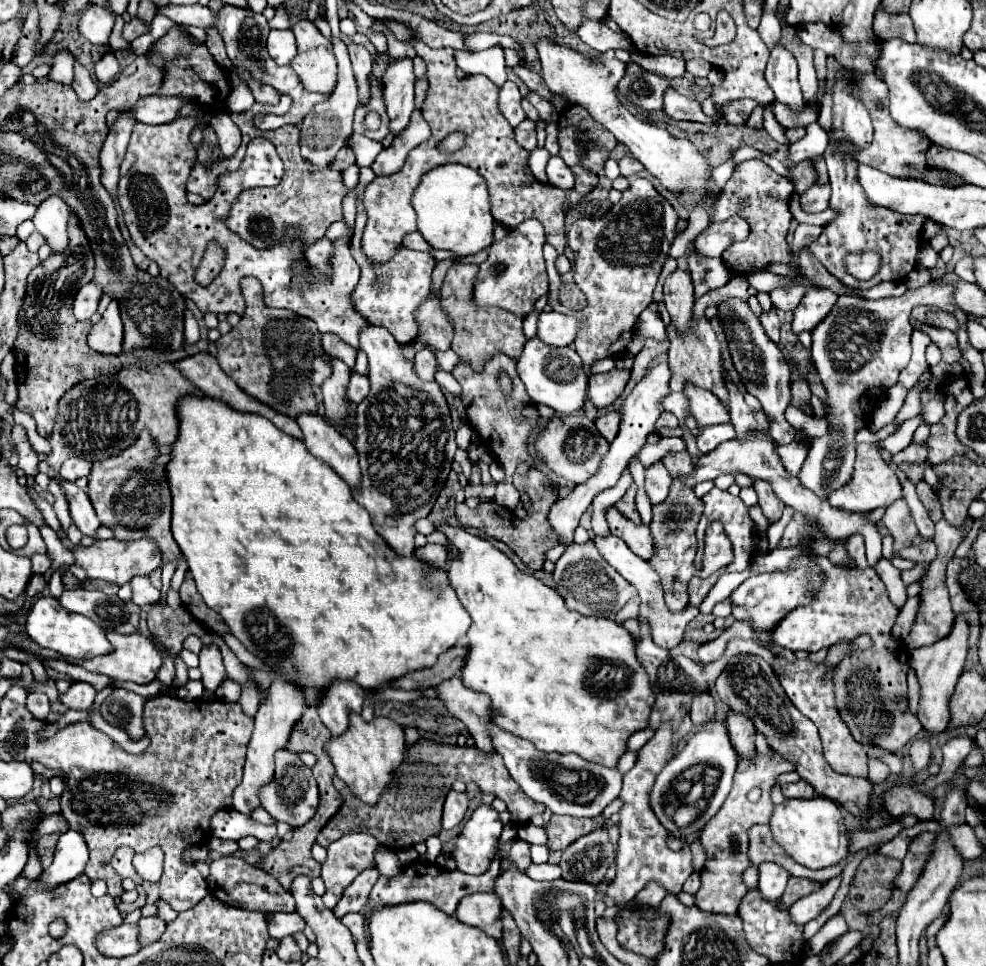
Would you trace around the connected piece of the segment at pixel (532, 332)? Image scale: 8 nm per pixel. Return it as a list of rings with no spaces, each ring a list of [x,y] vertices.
[[[530,310],[530,314],[526,314],[526,318],[524,318],[524,334],[526,334],[526,338],[536,336],[536,322],[538,322],[539,316],[540,312],[538,310]]]

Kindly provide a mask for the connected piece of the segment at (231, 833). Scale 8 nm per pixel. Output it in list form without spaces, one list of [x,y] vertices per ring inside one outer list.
[[[218,810],[210,820],[212,834],[222,840],[240,840],[244,836],[256,836],[258,840],[274,840],[276,838],[276,822],[270,826],[254,824],[254,820],[242,812]]]

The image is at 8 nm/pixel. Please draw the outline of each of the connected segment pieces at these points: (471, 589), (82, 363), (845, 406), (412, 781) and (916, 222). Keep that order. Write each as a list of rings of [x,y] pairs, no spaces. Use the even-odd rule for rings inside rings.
[[[446,522],[438,524],[436,530],[460,552],[458,558],[450,558],[448,550],[446,572],[450,586],[458,592],[462,606],[472,616],[472,626],[466,634],[468,652],[460,668],[464,686],[486,692],[492,700],[492,722],[510,734],[534,742],[538,750],[574,752],[588,762],[614,768],[618,758],[626,752],[628,736],[646,728],[654,704],[648,674],[636,660],[630,632],[610,618],[590,618],[568,610],[554,588],[518,570],[516,564],[486,538]]]
[[[70,214],[68,222],[70,244],[62,254],[50,254],[28,276],[28,292],[22,312],[18,316],[18,338],[14,342],[16,354],[16,382],[18,382],[18,410],[30,414],[38,424],[38,434],[48,438],[56,418],[56,406],[60,396],[76,382],[94,378],[102,372],[118,372],[122,362],[112,354],[98,354],[86,344],[92,322],[78,322],[72,314],[74,294],[82,282],[88,284],[94,274],[94,254],[78,218]]]
[[[928,284],[916,290],[908,290],[904,296],[900,298],[880,298],[880,300],[866,300],[866,298],[858,298],[858,296],[838,296],[838,302],[834,304],[834,310],[830,310],[830,314],[826,316],[826,320],[822,320],[814,330],[812,330],[812,360],[814,366],[820,374],[820,380],[826,388],[828,394],[828,404],[830,404],[830,434],[822,436],[822,438],[814,438],[810,452],[806,456],[806,462],[798,474],[802,486],[806,486],[808,490],[812,490],[814,494],[828,498],[828,492],[840,488],[852,474],[854,470],[854,432],[858,428],[868,426],[870,422],[870,414],[876,406],[876,400],[884,394],[884,390],[888,390],[890,386],[896,384],[898,374],[904,366],[908,366],[910,362],[910,312],[912,308],[916,308],[918,304],[936,304],[940,306],[944,312],[954,314],[960,320],[960,328],[966,326],[966,314],[950,300],[950,286],[938,286],[938,284]]]
[[[420,738],[416,744],[406,746],[404,762],[398,766],[392,782],[388,784],[378,804],[374,806],[358,800],[348,790],[348,786],[338,776],[334,776],[334,786],[342,794],[344,802],[338,814],[334,814],[334,818],[330,818],[330,822],[326,822],[326,826],[320,830],[316,842],[328,848],[330,842],[338,840],[346,832],[374,834],[384,846],[390,846],[390,838],[392,838],[392,850],[396,852],[408,846],[414,846],[418,842],[424,842],[428,836],[438,834],[442,830],[440,826],[442,802],[446,794],[450,792],[450,786],[454,780],[476,782],[482,792],[490,792],[506,800],[508,810],[512,812],[512,822],[516,826],[522,826],[534,814],[542,814],[546,808],[540,802],[534,802],[532,798],[526,798],[526,794],[522,794],[522,788],[514,782],[514,778],[510,778],[500,754],[496,752],[486,754],[474,746],[452,746],[452,744],[440,744],[434,740]]]
[[[828,144],[824,158],[828,164],[830,174],[830,186],[832,186],[832,198],[830,208],[836,212],[832,222],[828,222],[822,230],[822,234],[810,244],[810,252],[826,266],[826,270],[836,276],[842,284],[850,288],[872,288],[884,280],[904,280],[914,268],[916,268],[916,254],[922,242],[922,216],[906,216],[898,214],[894,210],[884,210],[884,206],[870,206],[866,202],[866,194],[862,186],[856,180],[856,160],[850,156],[836,156],[832,154],[834,146]],[[866,250],[874,250],[884,258],[878,274],[870,282],[858,282],[858,278],[850,278],[846,274],[846,266],[842,266],[842,258],[846,254],[862,254]]]

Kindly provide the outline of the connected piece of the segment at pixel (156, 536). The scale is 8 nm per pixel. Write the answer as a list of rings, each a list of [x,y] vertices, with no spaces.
[[[142,432],[130,448],[114,458],[96,462],[92,466],[88,496],[94,512],[98,514],[98,520],[102,522],[102,526],[114,532],[116,540],[132,542],[140,538],[150,538],[162,554],[162,566],[168,562],[178,566],[184,556],[170,532],[170,490],[164,476],[164,466],[152,466],[154,456],[158,456],[156,444],[152,442],[150,434]]]

